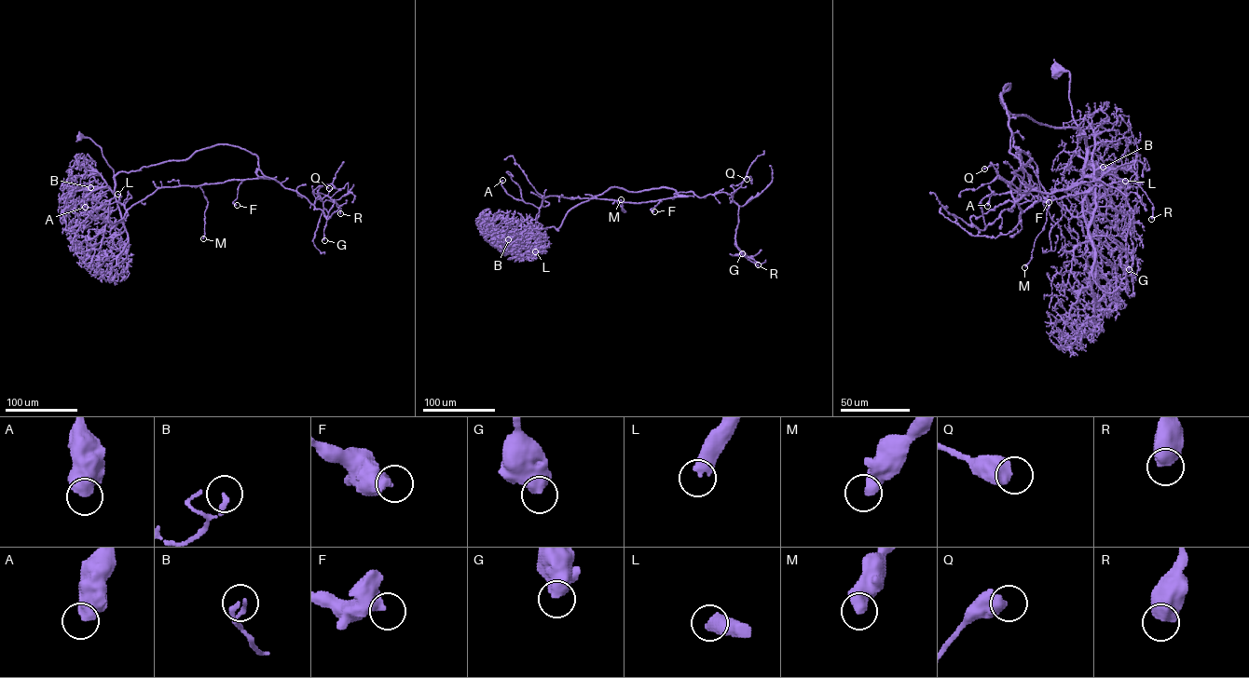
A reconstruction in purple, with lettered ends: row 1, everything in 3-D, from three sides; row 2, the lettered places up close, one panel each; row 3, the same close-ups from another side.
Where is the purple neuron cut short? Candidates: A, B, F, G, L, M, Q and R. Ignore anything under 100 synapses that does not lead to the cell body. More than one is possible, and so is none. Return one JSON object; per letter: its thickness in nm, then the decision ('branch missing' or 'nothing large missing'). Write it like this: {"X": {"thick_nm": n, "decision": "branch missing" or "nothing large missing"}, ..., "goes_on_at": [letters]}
{"A": {"thick_nm": 700, "decision": "nothing large missing"}, "B": {"thick_nm": 180, "decision": "nothing large missing"}, "F": {"thick_nm": 550, "decision": "nothing large missing"}, "G": {"thick_nm": 600, "decision": "nothing large missing"}, "L": {"thick_nm": 500, "decision": "branch missing"}, "M": {"thick_nm": 500, "decision": "nothing large missing"}, "Q": {"thick_nm": 700, "decision": "nothing large missing"}, "R": {"thick_nm": 700, "decision": "nothing large missing"}, "goes_on_at": ["L"]}

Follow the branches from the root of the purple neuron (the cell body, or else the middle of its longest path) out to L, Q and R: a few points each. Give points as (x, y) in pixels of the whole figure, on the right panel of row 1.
L: (1054, 70), (1086, 144), (1013, 115), (1003, 88), (1031, 158), (1021, 210), (1125, 181)
Q: (1054, 70), (1069, 72), (1086, 144), (1075, 128), (1013, 115), (1008, 85), (1020, 198), (984, 169)
R: (1054, 70), (1086, 144), (1013, 115), (1008, 85), (1014, 200), (1112, 174), (1151, 219)

